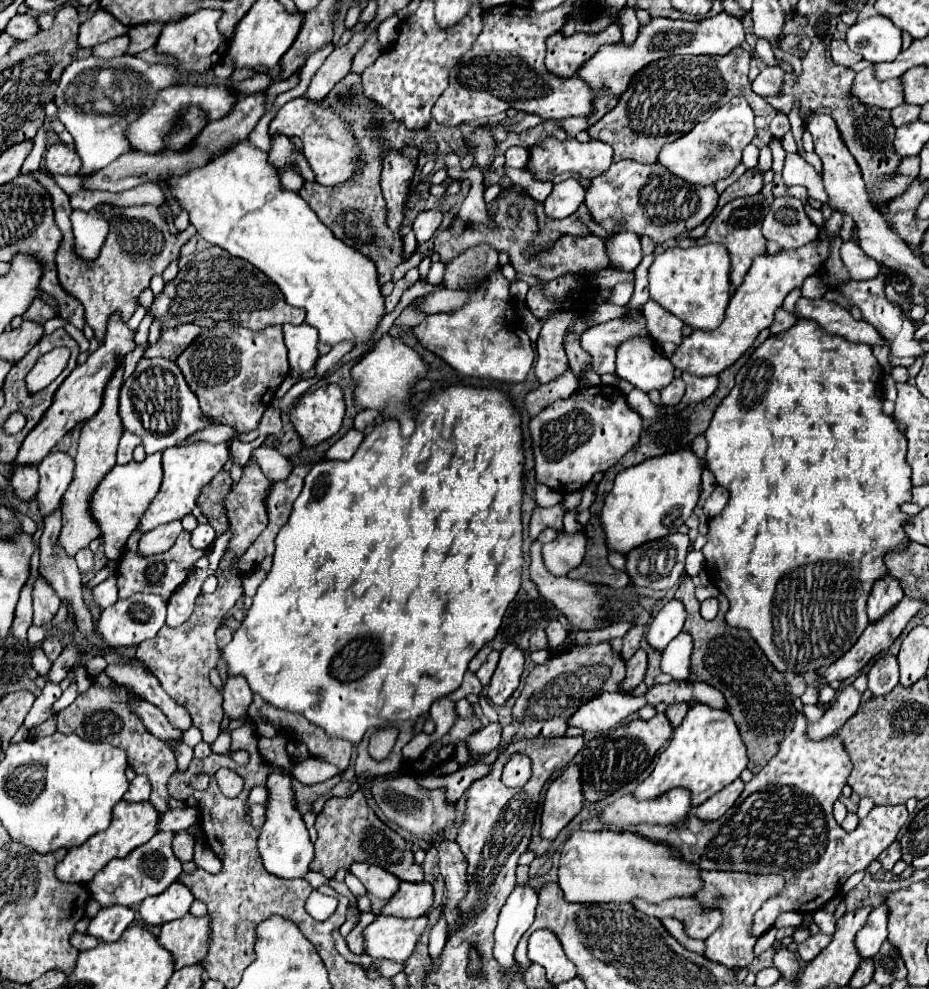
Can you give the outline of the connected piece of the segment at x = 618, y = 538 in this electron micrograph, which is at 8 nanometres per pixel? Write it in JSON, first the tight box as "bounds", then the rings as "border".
{"bounds":[602,445,702,555],"border":[[[688,445],[674,453],[652,457],[618,473],[614,487],[602,507],[602,527],[608,539],[608,547],[626,555],[630,549],[642,545],[644,541],[676,533],[696,507],[696,501],[700,497],[702,471],[702,459]]]}

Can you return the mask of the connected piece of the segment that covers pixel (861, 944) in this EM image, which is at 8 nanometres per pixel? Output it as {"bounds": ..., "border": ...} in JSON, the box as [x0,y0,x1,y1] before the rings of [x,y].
{"bounds":[856,905,890,959],"border":[[[886,905],[876,907],[870,913],[864,929],[860,929],[860,935],[856,935],[856,947],[860,949],[860,955],[864,959],[874,957],[880,951],[880,945],[886,941],[886,937],[888,937],[888,915],[890,915],[890,909]]]}

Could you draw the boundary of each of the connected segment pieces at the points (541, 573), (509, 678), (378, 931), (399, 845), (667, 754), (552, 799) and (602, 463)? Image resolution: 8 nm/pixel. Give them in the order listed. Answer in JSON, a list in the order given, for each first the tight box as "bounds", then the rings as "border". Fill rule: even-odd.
[{"bounds":[530,541,608,629],"border":[[[534,541],[530,547],[530,579],[538,587],[540,595],[546,597],[548,601],[552,601],[578,629],[596,629],[596,625],[600,621],[608,619],[608,615],[602,611],[604,599],[598,595],[594,585],[590,585],[586,581],[574,581],[568,577],[556,577],[546,571],[546,567],[542,563],[542,543],[540,541]]]},{"bounds":[488,645,524,705],"border":[[[508,645],[500,653],[500,661],[488,689],[488,695],[494,705],[502,705],[518,689],[522,671],[524,671],[524,651],[518,645]]]},{"bounds":[364,915,428,961],"border":[[[376,915],[376,919],[364,929],[366,953],[374,959],[406,961],[420,943],[426,927],[428,917],[404,919],[394,915]]]},{"bounds":[312,789,424,883],"border":[[[360,789],[350,797],[330,797],[324,803],[320,815],[316,817],[316,831],[318,831],[318,839],[314,843],[316,861],[312,863],[312,871],[318,871],[328,879],[334,877],[338,869],[350,871],[350,865],[358,861],[378,865],[388,873],[396,875],[400,881],[418,883],[424,879],[422,867],[414,863],[412,851],[406,847],[406,841],[376,817]]]},{"bounds":[636,703,746,805],"border":[[[694,703],[682,723],[674,729],[670,745],[660,753],[656,769],[638,785],[636,797],[652,799],[672,787],[688,787],[692,791],[692,805],[700,805],[710,793],[716,793],[738,779],[746,765],[746,747],[732,715],[728,711],[716,711],[704,703]]]},{"bounds":[542,765,584,839],"border":[[[570,765],[550,783],[542,807],[542,837],[556,839],[556,835],[580,813],[584,803],[580,779],[580,765]]]},{"bounds":[530,387,642,495],"border":[[[584,387],[566,399],[558,399],[530,419],[530,437],[536,463],[536,479],[554,491],[568,495],[584,489],[596,473],[606,473],[626,455],[642,433],[642,417],[632,411],[616,387]]]}]

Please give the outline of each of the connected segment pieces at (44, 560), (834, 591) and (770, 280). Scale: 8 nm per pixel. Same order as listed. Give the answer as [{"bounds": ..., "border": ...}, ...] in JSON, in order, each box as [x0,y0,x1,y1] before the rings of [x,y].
[{"bounds":[40,507,108,649],"border":[[[58,507],[56,511],[52,511],[50,515],[44,517],[44,531],[42,531],[42,537],[40,537],[40,575],[52,585],[52,589],[62,597],[66,599],[70,605],[72,605],[72,613],[76,617],[76,627],[82,631],[82,635],[88,639],[90,645],[98,645],[100,649],[106,649],[108,647],[104,645],[104,641],[100,641],[100,637],[94,635],[94,621],[92,621],[92,615],[84,603],[84,591],[82,591],[82,575],[76,567],[76,563],[66,557],[62,553],[62,549],[56,547],[56,539],[60,535],[60,529],[62,529],[62,507]]]},{"bounds":[702,319,912,675],"border":[[[798,319],[788,331],[770,335],[758,349],[754,349],[750,359],[738,371],[734,389],[716,407],[710,427],[706,429],[708,469],[716,475],[716,481],[730,491],[728,505],[722,509],[722,513],[718,513],[718,517],[712,517],[708,521],[708,543],[702,547],[702,553],[706,557],[706,571],[712,577],[714,585],[730,601],[730,611],[726,613],[728,625],[748,629],[760,649],[764,649],[764,653],[770,657],[772,665],[776,665],[776,669],[780,671],[802,675],[808,671],[818,671],[820,667],[828,667],[836,659],[840,659],[870,623],[866,615],[866,599],[874,581],[886,573],[886,565],[882,561],[884,553],[908,543],[908,537],[902,529],[904,513],[900,511],[900,505],[904,501],[910,501],[912,497],[912,469],[906,461],[908,441],[906,435],[898,429],[896,419],[882,411],[882,403],[884,371],[872,355],[872,349],[868,345],[852,345],[836,335],[824,333],[824,329],[820,329],[820,325],[816,325],[814,321]]]},{"bounds":[670,211,844,377],"border":[[[840,211],[832,213],[832,217],[826,221],[826,235],[824,235],[822,243],[814,241],[812,245],[806,245],[800,249],[790,249],[790,251],[782,249],[774,257],[772,255],[756,257],[756,261],[752,263],[750,271],[744,277],[744,283],[736,289],[736,293],[730,299],[724,323],[714,331],[696,329],[688,337],[682,337],[682,343],[676,347],[674,355],[670,357],[672,365],[676,369],[688,371],[690,375],[696,375],[696,377],[710,377],[710,375],[718,375],[720,371],[730,367],[734,361],[738,361],[738,357],[754,343],[758,333],[772,325],[774,311],[778,307],[782,307],[784,297],[794,287],[802,287],[802,281],[808,275],[816,273],[818,267],[824,263],[824,259],[828,257],[826,237],[838,235],[838,231],[842,227],[842,219],[844,219],[844,215]]]}]

